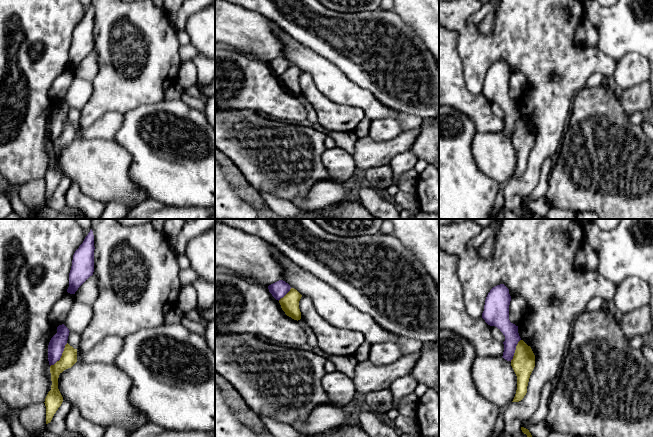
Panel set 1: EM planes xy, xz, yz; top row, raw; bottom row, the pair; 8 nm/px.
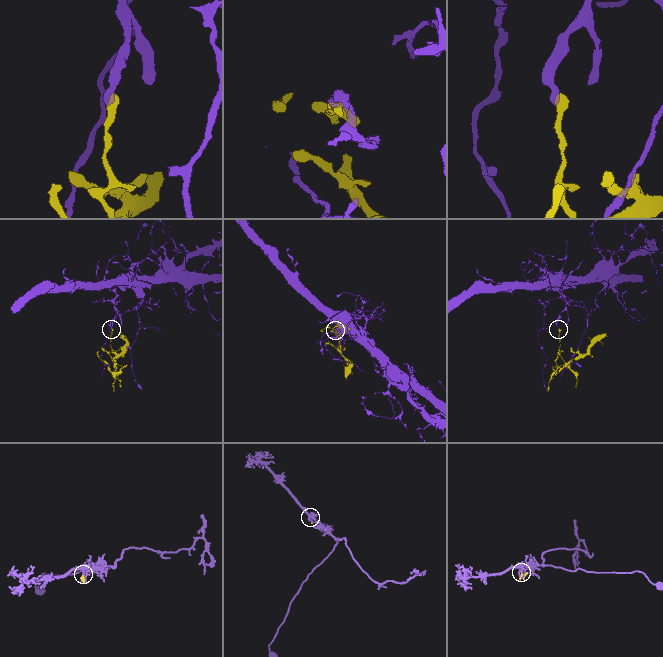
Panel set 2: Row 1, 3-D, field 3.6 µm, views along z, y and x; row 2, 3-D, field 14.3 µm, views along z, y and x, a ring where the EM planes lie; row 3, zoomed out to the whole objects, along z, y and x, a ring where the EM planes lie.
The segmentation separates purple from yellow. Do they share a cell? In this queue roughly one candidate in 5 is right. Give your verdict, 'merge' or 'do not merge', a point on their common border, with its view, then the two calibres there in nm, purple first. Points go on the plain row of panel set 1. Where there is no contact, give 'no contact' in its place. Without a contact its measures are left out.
do not merge | xy (61, 131) | 130/130 nm

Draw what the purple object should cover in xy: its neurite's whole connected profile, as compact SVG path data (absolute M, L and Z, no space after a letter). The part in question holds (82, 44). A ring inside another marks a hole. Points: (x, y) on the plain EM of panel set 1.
M91 5L73 31L72 42L69 49L68 69L75 70L78 64L93 51L94 26L94 11Z

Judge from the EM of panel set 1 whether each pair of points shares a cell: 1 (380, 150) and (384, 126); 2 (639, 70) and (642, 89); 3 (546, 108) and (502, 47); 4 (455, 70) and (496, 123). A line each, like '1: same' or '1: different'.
1: different
2: different
3: same
4: same

